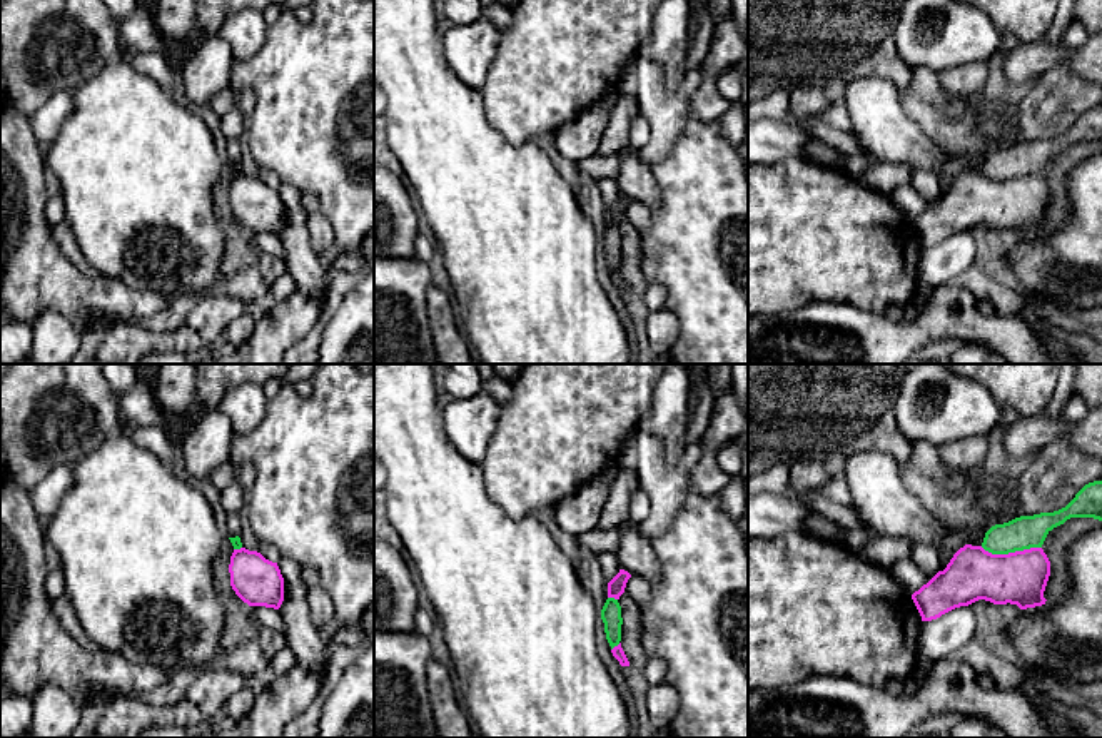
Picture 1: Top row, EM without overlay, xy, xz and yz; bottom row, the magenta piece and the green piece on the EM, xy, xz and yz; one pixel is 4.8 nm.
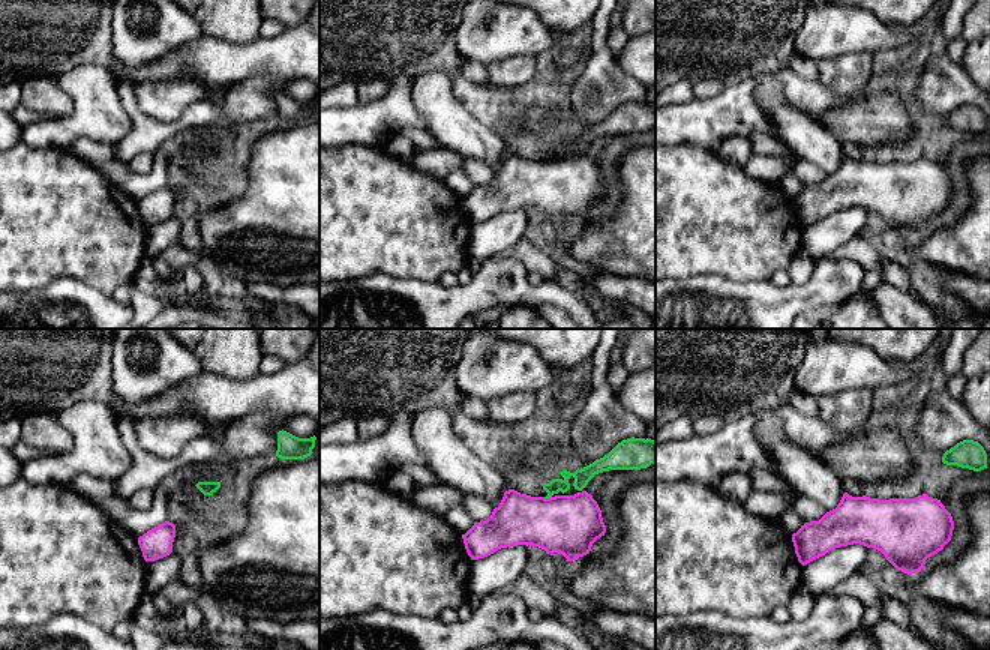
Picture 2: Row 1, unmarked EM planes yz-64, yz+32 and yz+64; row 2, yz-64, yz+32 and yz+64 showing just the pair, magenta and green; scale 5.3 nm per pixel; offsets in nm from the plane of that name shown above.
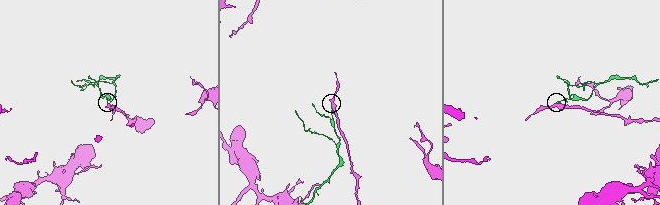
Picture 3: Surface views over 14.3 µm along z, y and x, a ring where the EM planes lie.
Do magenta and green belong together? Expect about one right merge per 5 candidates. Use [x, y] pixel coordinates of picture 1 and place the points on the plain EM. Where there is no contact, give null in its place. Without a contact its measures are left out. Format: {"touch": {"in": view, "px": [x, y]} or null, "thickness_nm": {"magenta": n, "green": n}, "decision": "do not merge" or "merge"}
{"touch": {"in": "yz", "px": [1011, 179]}, "thickness_nm": {"magenta": 260, "green": 160}, "decision": "do not merge"}

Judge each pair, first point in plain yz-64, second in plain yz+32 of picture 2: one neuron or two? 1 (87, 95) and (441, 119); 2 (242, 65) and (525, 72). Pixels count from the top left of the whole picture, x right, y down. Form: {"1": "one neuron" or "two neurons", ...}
{"1": "one neuron", "2": "two neurons"}

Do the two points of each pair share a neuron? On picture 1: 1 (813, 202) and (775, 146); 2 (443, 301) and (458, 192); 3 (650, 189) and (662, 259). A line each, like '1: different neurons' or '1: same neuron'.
1: different neurons
2: different neurons
3: different neurons

